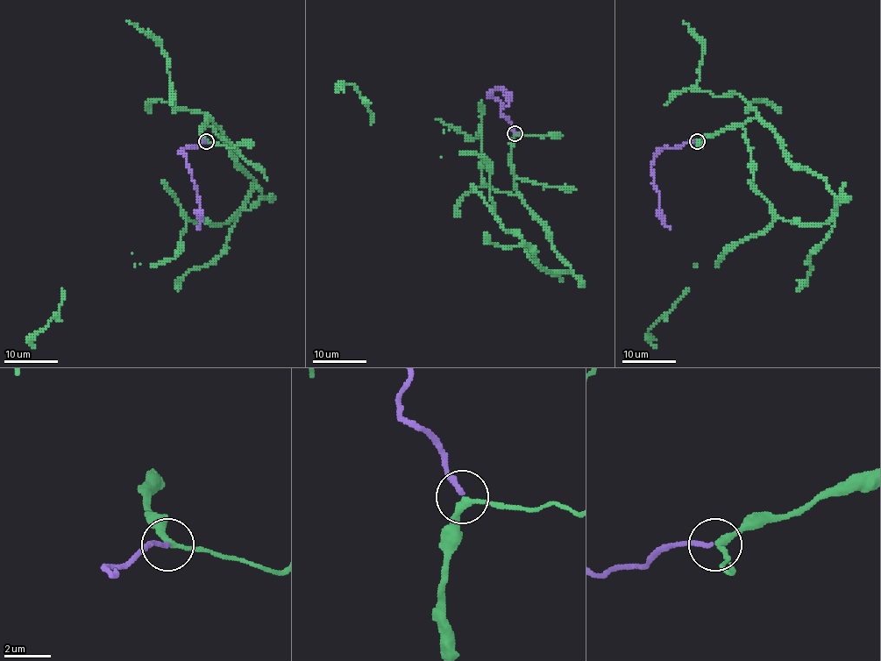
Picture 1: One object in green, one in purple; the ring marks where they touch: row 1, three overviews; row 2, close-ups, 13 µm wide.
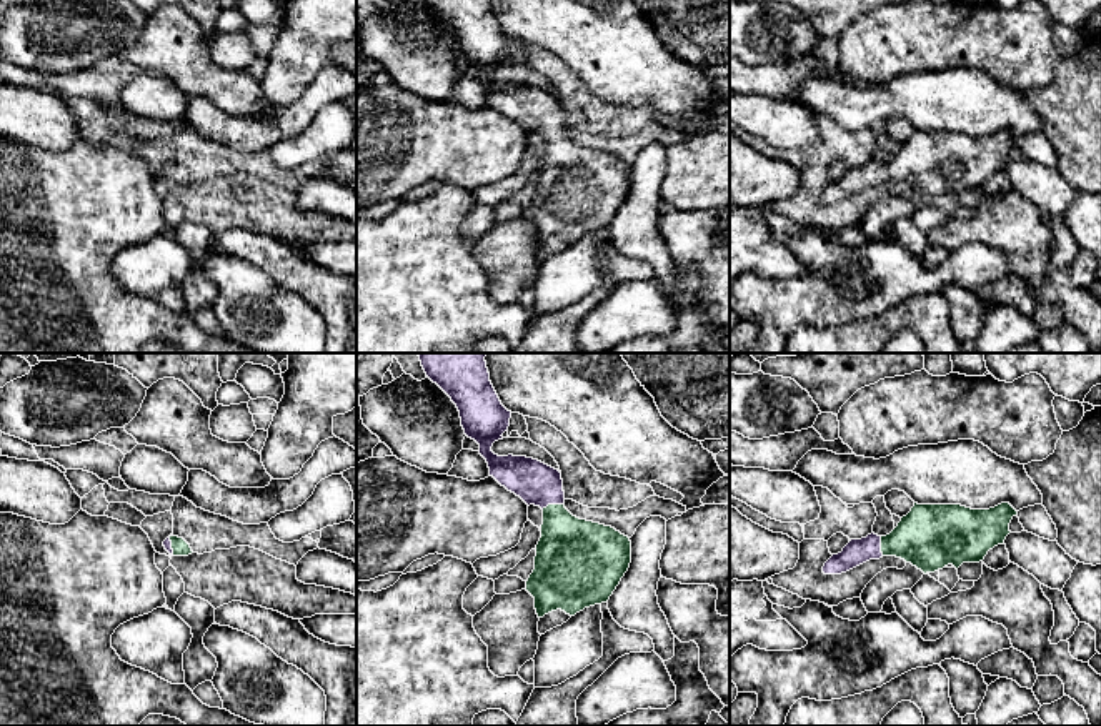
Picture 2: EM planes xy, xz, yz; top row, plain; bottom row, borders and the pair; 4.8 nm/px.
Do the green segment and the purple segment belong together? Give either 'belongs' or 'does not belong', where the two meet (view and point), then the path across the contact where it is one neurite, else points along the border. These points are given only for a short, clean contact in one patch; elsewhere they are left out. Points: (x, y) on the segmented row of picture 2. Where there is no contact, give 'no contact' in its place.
belongs; meets green in xz at (552, 505); runs through xz (572, 551), (567, 546), (552, 505), (550, 497), (537, 483)

